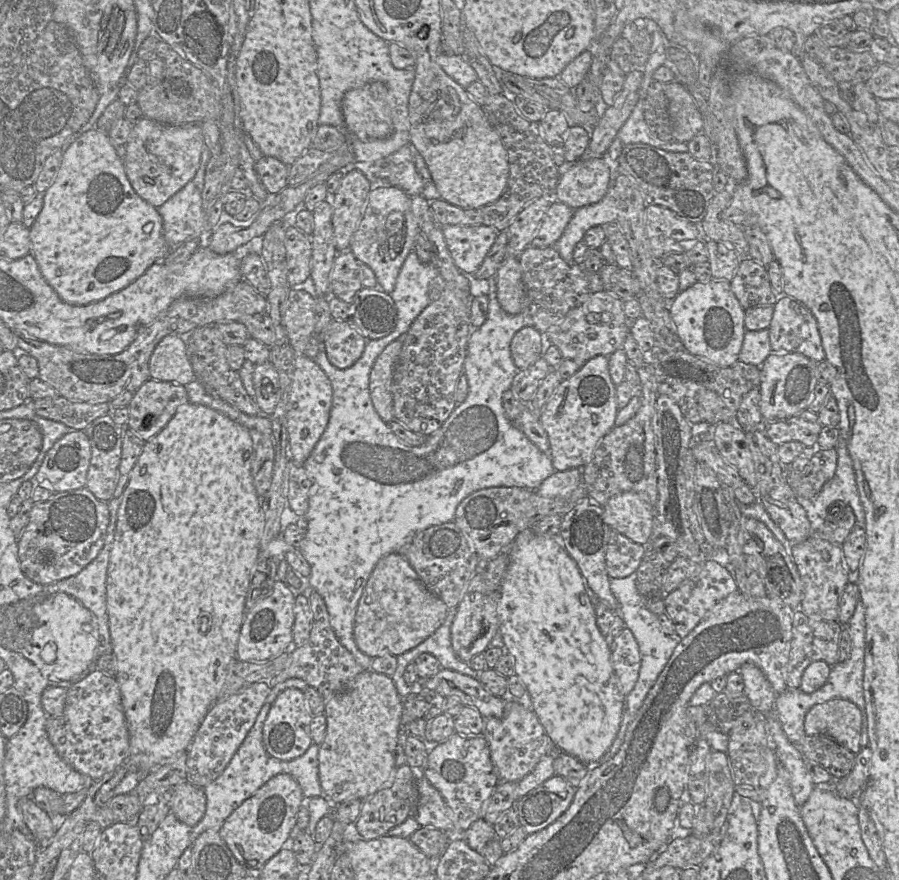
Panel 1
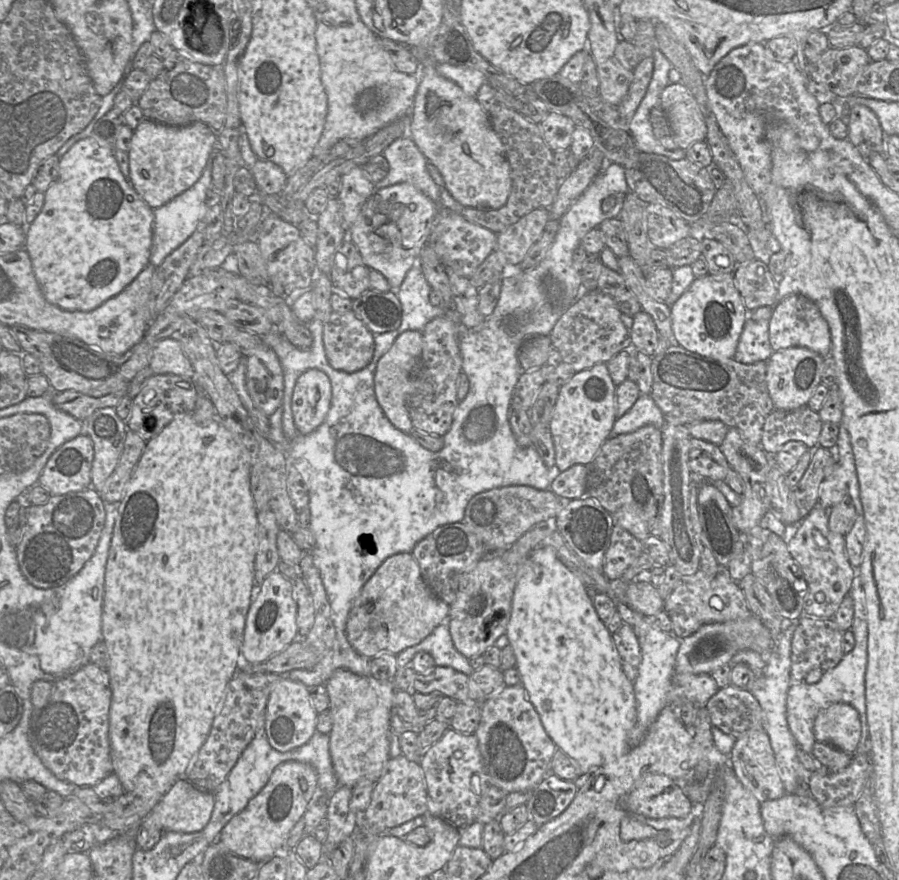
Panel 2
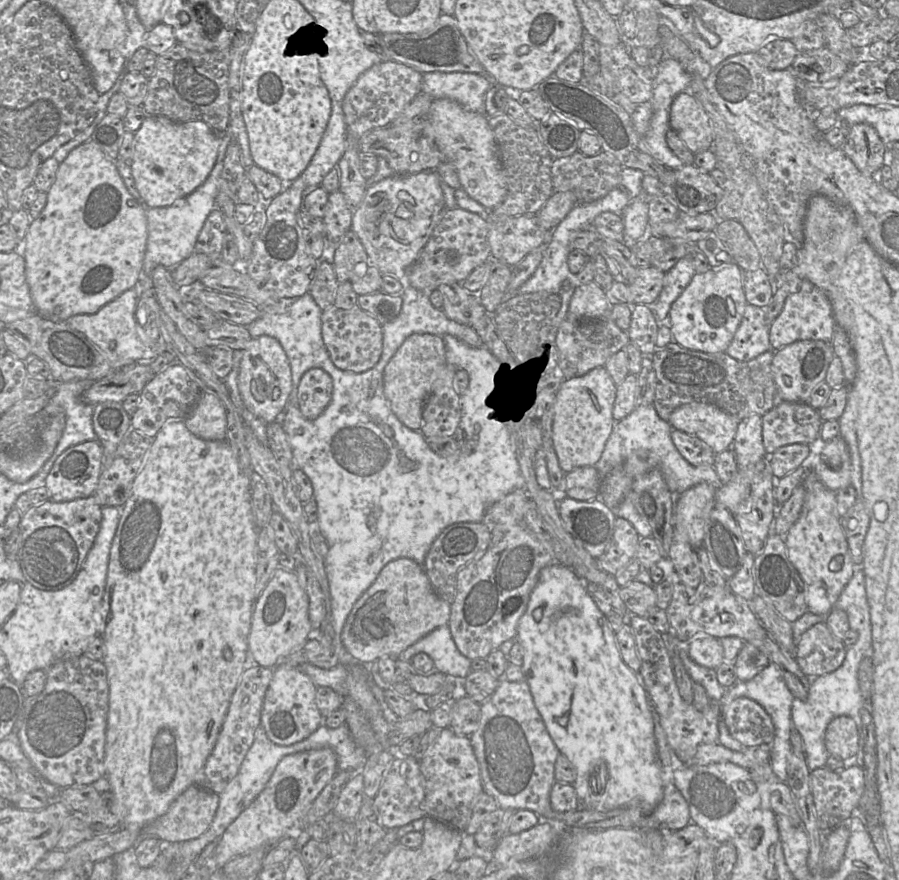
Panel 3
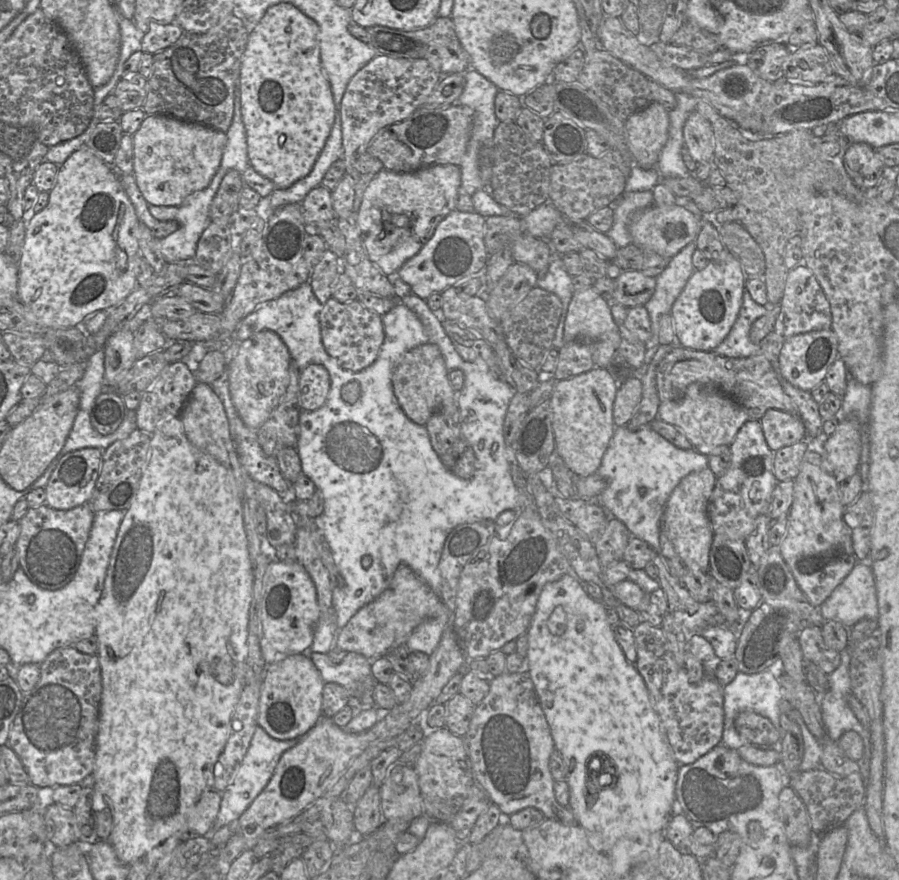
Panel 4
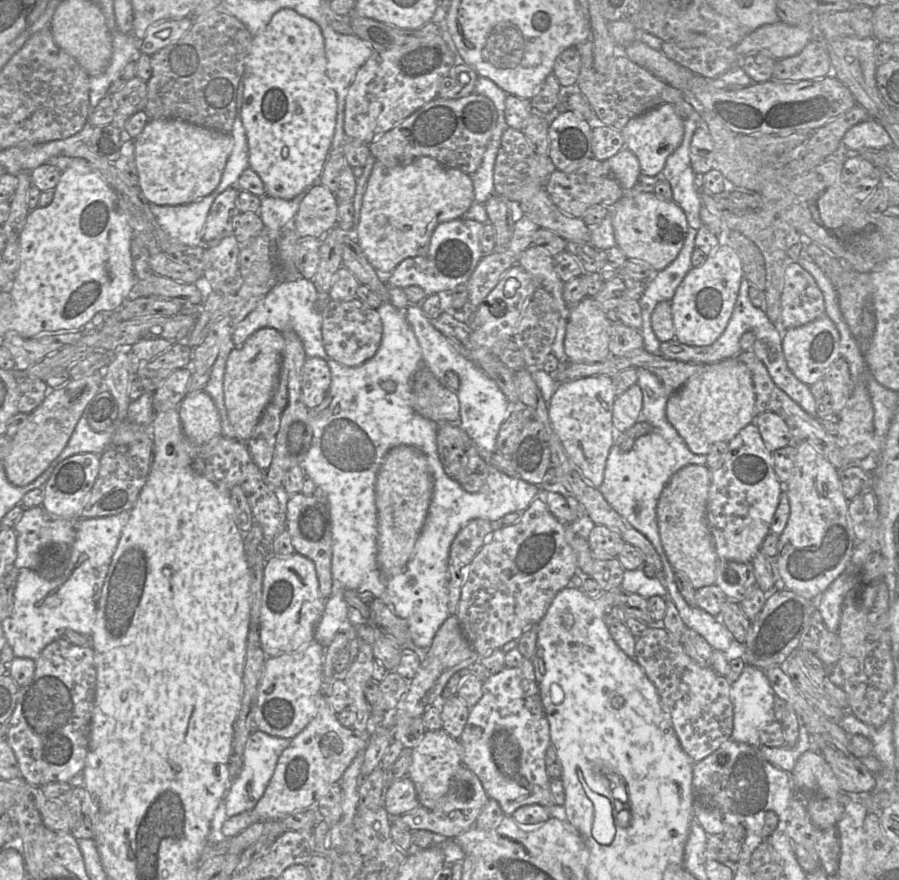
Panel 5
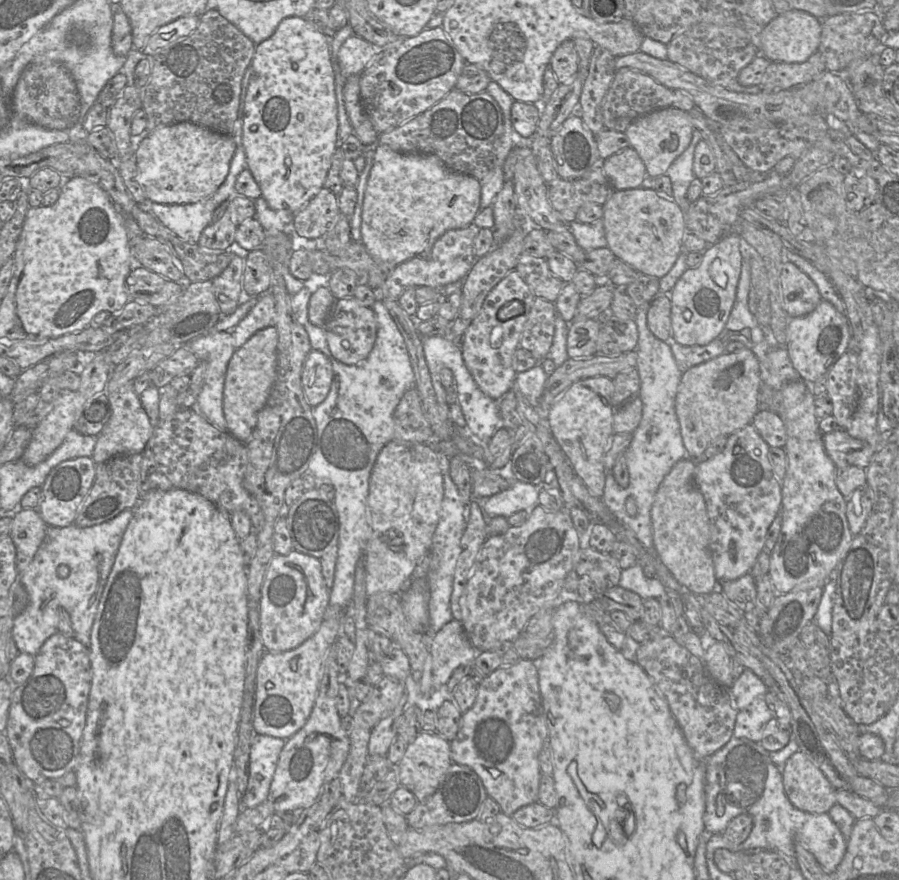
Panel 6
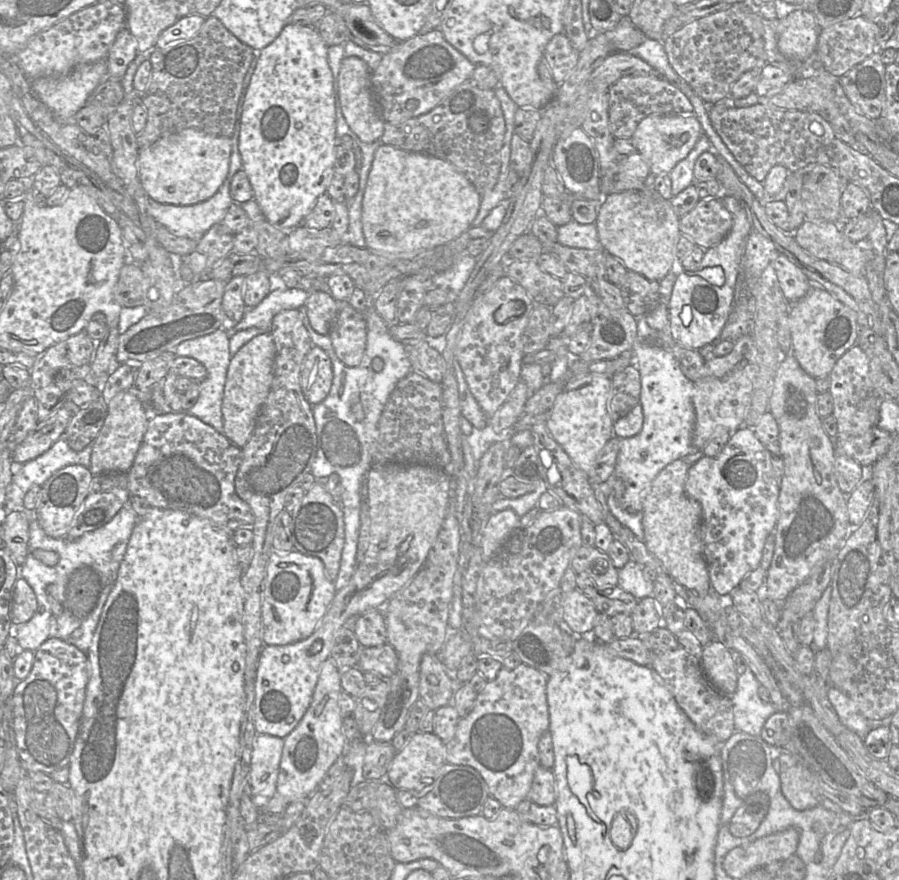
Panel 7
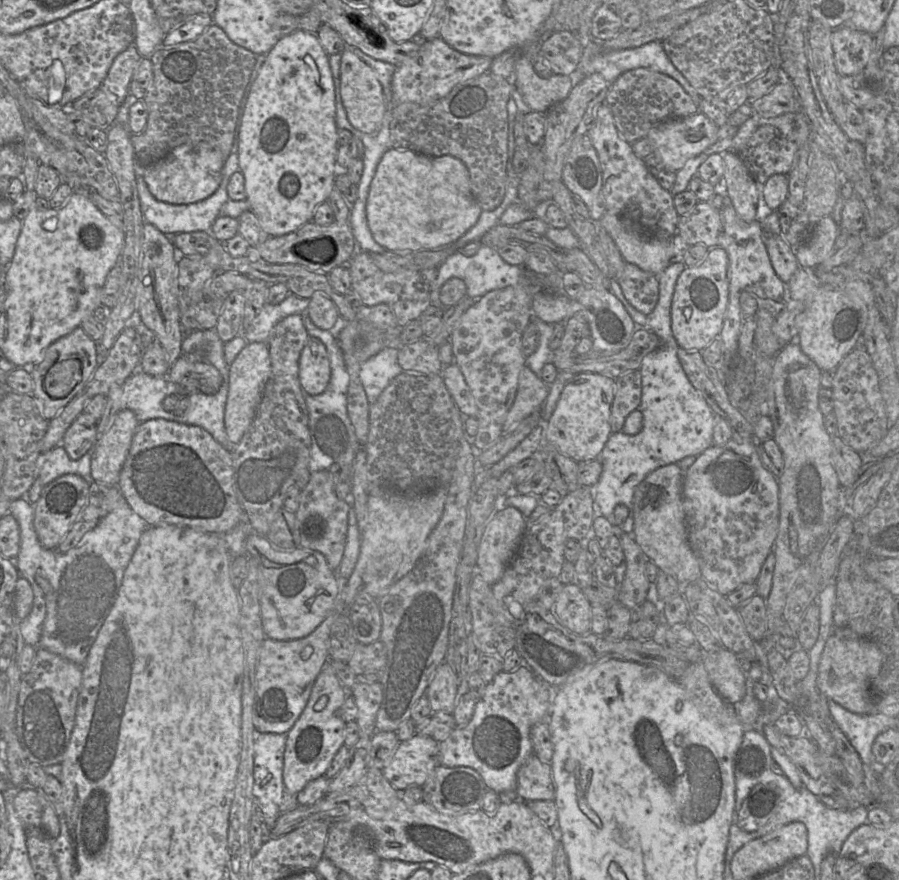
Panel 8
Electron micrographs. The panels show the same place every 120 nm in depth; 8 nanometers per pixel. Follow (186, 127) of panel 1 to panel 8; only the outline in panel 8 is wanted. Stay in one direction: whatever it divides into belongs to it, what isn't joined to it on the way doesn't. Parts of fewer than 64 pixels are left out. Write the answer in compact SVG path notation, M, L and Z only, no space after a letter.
M209 143L184 144L166 157L143 168L143 178L152 196L175 205L192 204L210 197L220 186L226 160Z

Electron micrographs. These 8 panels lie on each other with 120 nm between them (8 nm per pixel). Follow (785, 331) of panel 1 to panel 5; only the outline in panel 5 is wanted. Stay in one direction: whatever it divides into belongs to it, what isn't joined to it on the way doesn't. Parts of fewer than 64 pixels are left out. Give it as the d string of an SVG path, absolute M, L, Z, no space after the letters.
M789 261L782 292L782 328L802 326L824 314L824 297L815 279L797 261Z

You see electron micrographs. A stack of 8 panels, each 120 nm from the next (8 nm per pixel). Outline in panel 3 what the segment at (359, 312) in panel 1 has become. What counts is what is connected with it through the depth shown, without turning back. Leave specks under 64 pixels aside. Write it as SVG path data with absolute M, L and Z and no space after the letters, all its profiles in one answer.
M383 291L358 295L357 305L360 309L374 317L380 325L393 321L400 313L402 298Z

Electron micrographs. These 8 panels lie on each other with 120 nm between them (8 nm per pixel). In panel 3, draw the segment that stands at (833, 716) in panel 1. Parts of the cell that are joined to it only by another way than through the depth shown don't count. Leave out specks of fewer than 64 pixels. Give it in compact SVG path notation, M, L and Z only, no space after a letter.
M848 716L834 718L825 732L825 746L829 754L841 760L851 759L858 752L859 733L855 721Z

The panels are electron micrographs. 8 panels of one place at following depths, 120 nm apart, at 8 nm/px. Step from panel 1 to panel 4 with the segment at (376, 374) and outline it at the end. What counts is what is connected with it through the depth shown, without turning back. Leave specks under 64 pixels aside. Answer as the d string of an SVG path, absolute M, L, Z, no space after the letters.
M431 342L419 345L403 354L393 371L392 386L406 416L419 425L425 425L441 405L457 404L457 392L450 384L444 358L437 345Z

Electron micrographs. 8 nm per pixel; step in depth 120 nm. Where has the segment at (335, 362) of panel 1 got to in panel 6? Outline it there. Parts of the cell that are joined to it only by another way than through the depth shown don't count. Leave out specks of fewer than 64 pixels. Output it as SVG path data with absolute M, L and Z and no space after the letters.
M355 297L336 300L324 328L331 354L346 365L355 365L366 359L374 346L377 335L377 321L373 309L365 306Z

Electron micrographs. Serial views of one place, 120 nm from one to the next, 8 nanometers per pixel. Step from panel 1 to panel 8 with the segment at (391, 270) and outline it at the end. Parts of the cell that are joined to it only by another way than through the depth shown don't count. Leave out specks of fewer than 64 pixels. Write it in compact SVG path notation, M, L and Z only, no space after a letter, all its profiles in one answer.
M394 148L378 163L366 202L373 239L392 252L452 246L477 222L481 212L471 191L469 171L459 159Z

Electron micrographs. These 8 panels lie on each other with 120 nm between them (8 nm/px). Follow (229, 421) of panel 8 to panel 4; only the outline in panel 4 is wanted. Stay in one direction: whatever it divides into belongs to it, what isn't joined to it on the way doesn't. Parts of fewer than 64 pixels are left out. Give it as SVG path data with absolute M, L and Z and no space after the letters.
M262 330L239 342L238 352L229 366L229 390L233 404L243 423L257 431L282 400L290 382L291 355L281 337L272 330Z

